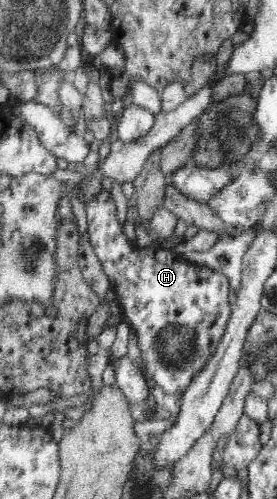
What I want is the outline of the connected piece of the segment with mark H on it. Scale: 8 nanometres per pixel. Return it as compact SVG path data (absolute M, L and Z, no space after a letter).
M101 190L86 205L88 238L112 283L122 321L133 327L144 365L167 395L181 393L203 369L231 317L230 281L220 271L197 265L173 249L133 246L117 220L111 194Z

